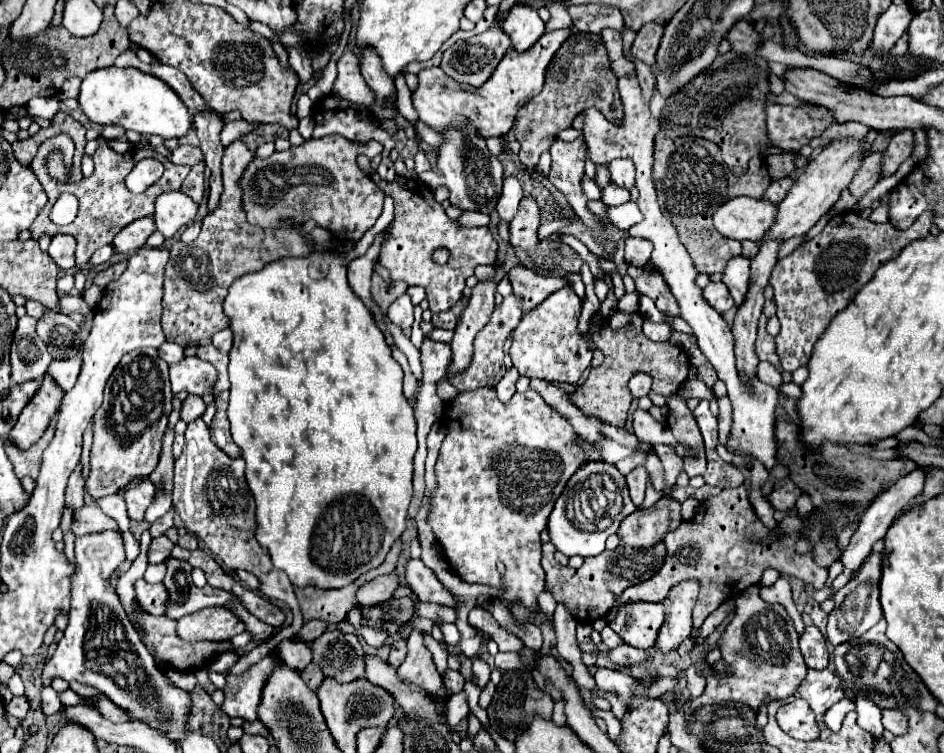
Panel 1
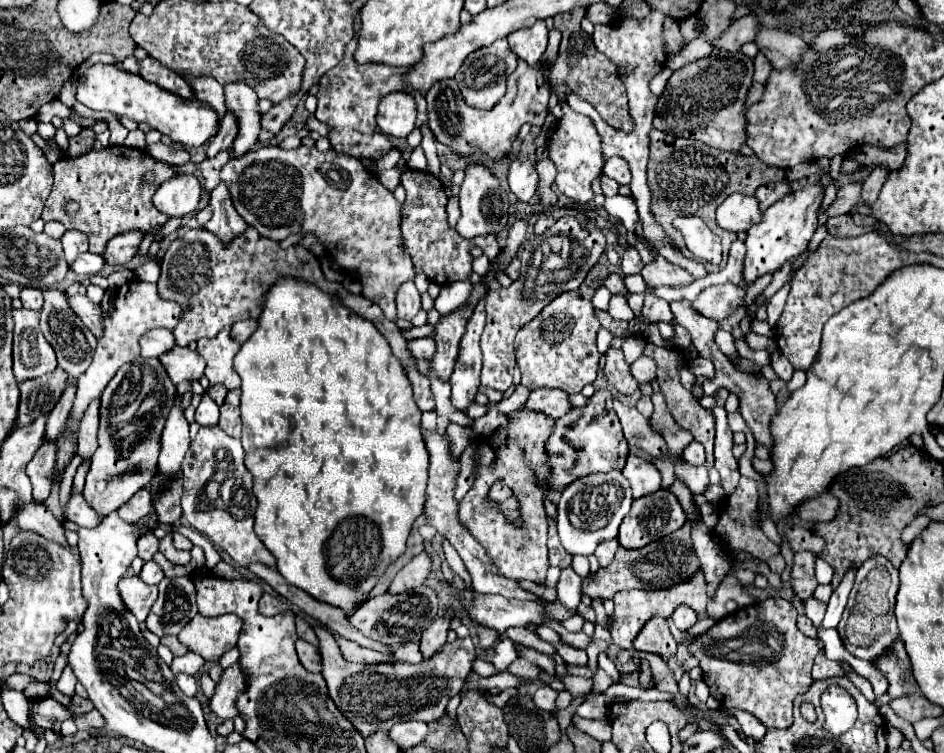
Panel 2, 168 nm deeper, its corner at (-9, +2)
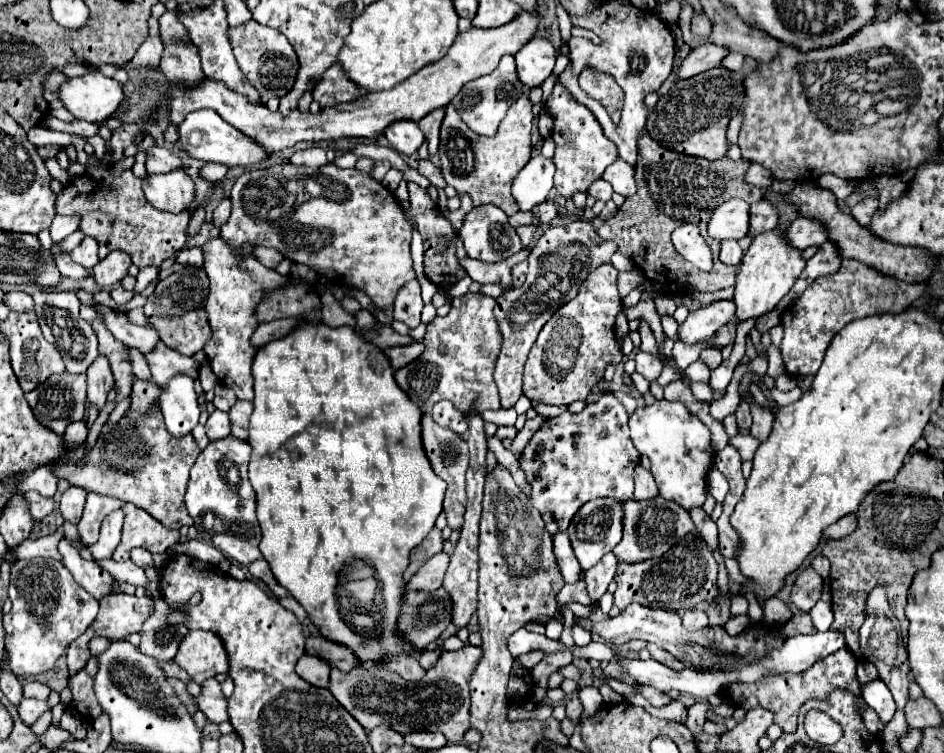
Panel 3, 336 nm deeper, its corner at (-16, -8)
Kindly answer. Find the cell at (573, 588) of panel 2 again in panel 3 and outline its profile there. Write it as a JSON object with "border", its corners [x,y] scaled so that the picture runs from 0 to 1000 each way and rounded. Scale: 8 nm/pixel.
{"border":[[[600,707],[587,709],[587,738],[591,744],[591,752],[595,757],[595,765],[597,765],[600,776],[610,776],[617,754],[614,754],[610,738],[608,738],[608,730],[604,725],[604,717],[602,717]]]}

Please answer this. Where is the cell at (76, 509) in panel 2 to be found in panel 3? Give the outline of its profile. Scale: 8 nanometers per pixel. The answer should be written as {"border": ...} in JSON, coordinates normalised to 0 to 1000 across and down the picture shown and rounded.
{"border":[[[74,645],[64,661],[64,680],[68,691],[83,696],[89,677],[89,667],[91,667],[91,651],[83,645]]]}

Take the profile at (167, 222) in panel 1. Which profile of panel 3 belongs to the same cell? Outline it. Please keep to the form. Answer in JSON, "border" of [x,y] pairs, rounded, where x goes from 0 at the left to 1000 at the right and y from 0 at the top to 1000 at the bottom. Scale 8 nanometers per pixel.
{"border":[[[195,226],[157,234],[153,242],[153,258],[163,276],[182,284],[199,279],[208,263],[206,242]]]}

